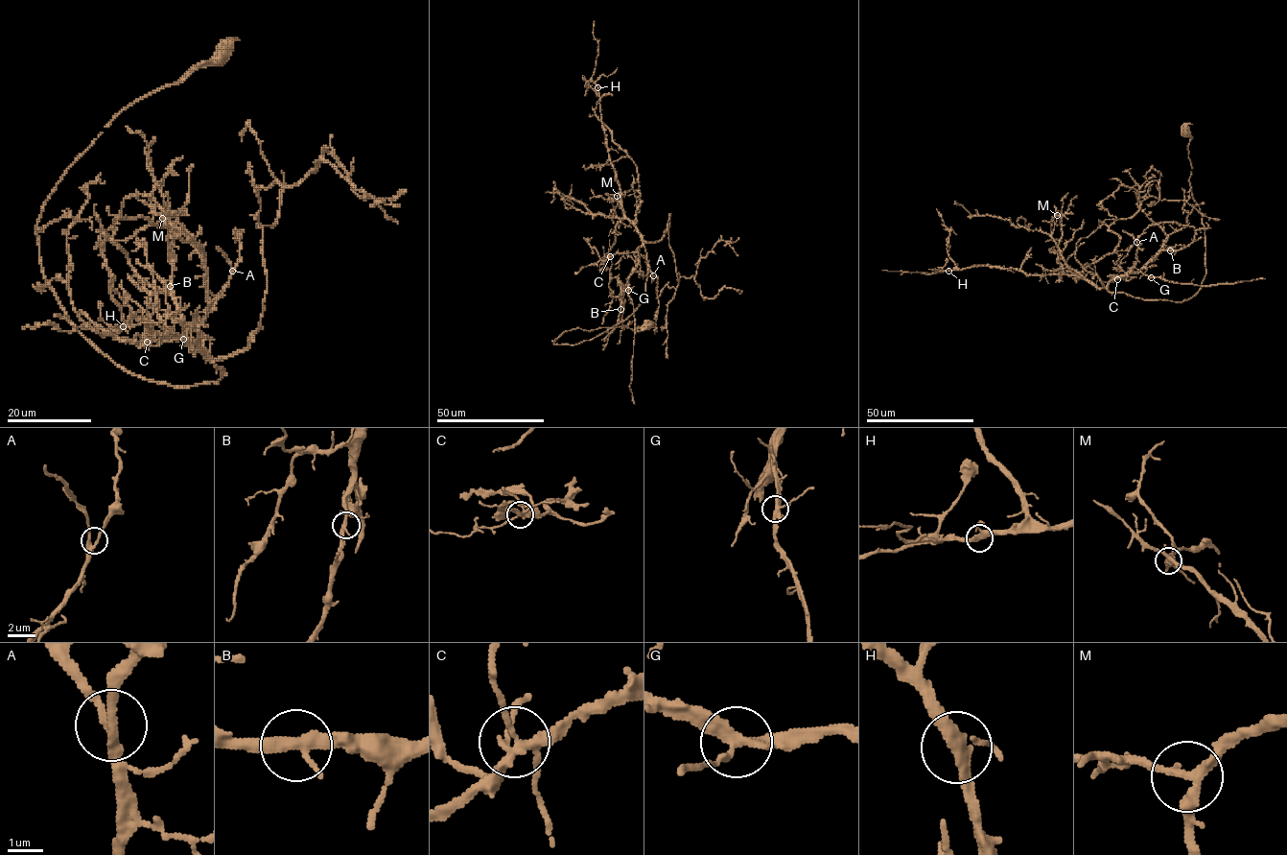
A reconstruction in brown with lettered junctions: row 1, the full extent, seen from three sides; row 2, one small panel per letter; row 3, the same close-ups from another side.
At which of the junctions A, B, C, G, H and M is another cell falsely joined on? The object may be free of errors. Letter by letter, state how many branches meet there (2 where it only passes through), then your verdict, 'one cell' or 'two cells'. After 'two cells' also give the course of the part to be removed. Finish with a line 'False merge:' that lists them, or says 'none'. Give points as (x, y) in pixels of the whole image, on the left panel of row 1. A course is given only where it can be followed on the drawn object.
A: 3 branches meet; one cell
B: 3 branches meet; one cell
C: 5 branches meet; one cell
G: 3 branches meet; one cell
H: 4 branches meet; one cell
M: 3 branches meet; one cell
False merge: none

